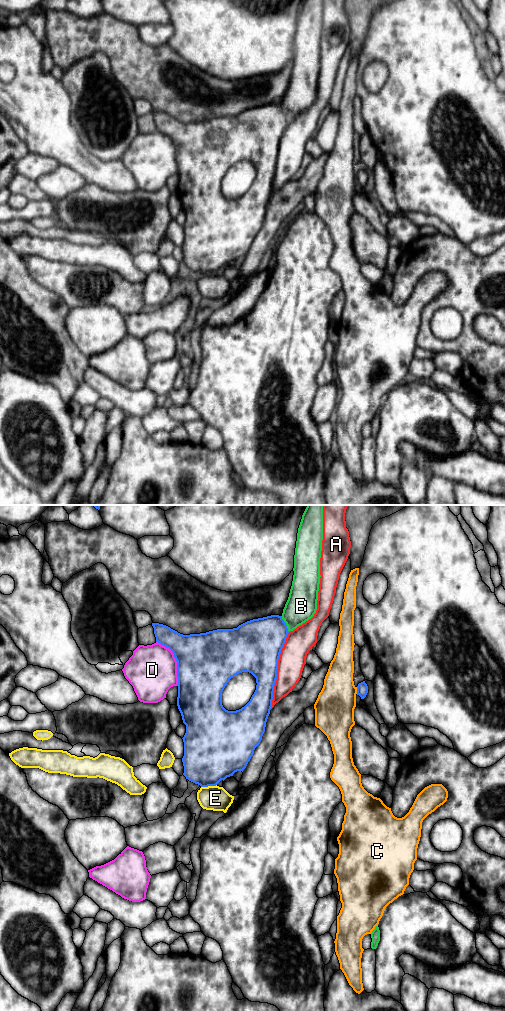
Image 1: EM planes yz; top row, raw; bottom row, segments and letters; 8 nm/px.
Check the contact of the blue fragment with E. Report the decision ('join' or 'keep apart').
join

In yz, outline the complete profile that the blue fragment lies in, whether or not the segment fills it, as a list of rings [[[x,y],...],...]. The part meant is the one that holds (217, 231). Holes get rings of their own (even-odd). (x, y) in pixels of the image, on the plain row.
[[[271,103],[247,109],[233,117],[217,117],[190,123],[180,122],[159,111],[152,111],[152,114],[156,130],[169,136],[177,149],[177,194],[186,213],[186,221],[182,226],[184,230],[183,263],[189,269],[201,274],[197,280],[197,288],[203,297],[226,301],[233,291],[234,284],[217,272],[233,264],[237,259],[243,260],[255,236],[262,228],[272,195],[278,148],[289,121],[287,113],[282,104]],[[242,160],[249,160],[256,166],[256,178],[244,195],[236,199],[228,199],[222,193],[222,180],[230,167]]]

